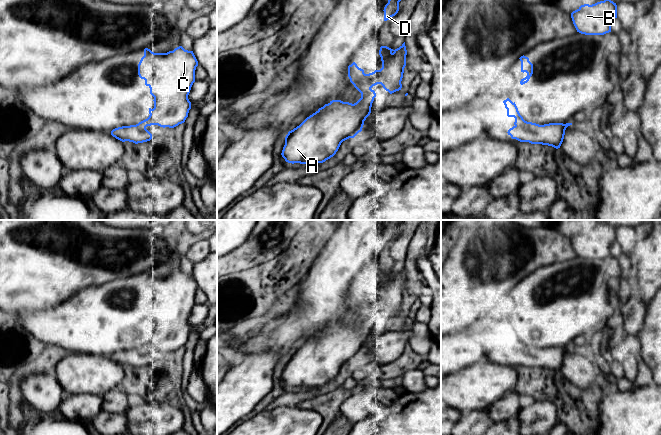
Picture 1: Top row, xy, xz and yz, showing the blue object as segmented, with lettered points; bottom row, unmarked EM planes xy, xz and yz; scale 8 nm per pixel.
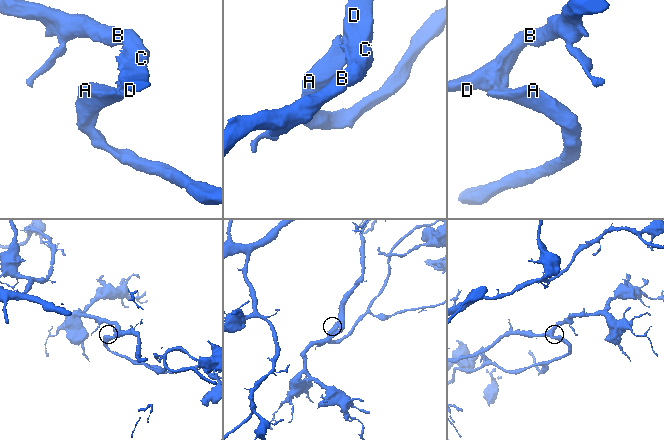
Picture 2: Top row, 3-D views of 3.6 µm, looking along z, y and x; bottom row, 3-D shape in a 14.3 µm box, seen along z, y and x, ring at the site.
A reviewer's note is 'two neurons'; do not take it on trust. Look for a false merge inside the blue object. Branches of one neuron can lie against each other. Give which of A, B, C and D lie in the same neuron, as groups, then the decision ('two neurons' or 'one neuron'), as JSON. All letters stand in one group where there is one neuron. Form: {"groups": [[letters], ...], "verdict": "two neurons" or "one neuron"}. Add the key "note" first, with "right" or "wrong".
{"note": "right", "groups": [["A"], ["B", "C", "D"]], "verdict": "two neurons"}

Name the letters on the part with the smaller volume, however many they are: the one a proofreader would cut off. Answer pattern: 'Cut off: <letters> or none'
Cut off: A

